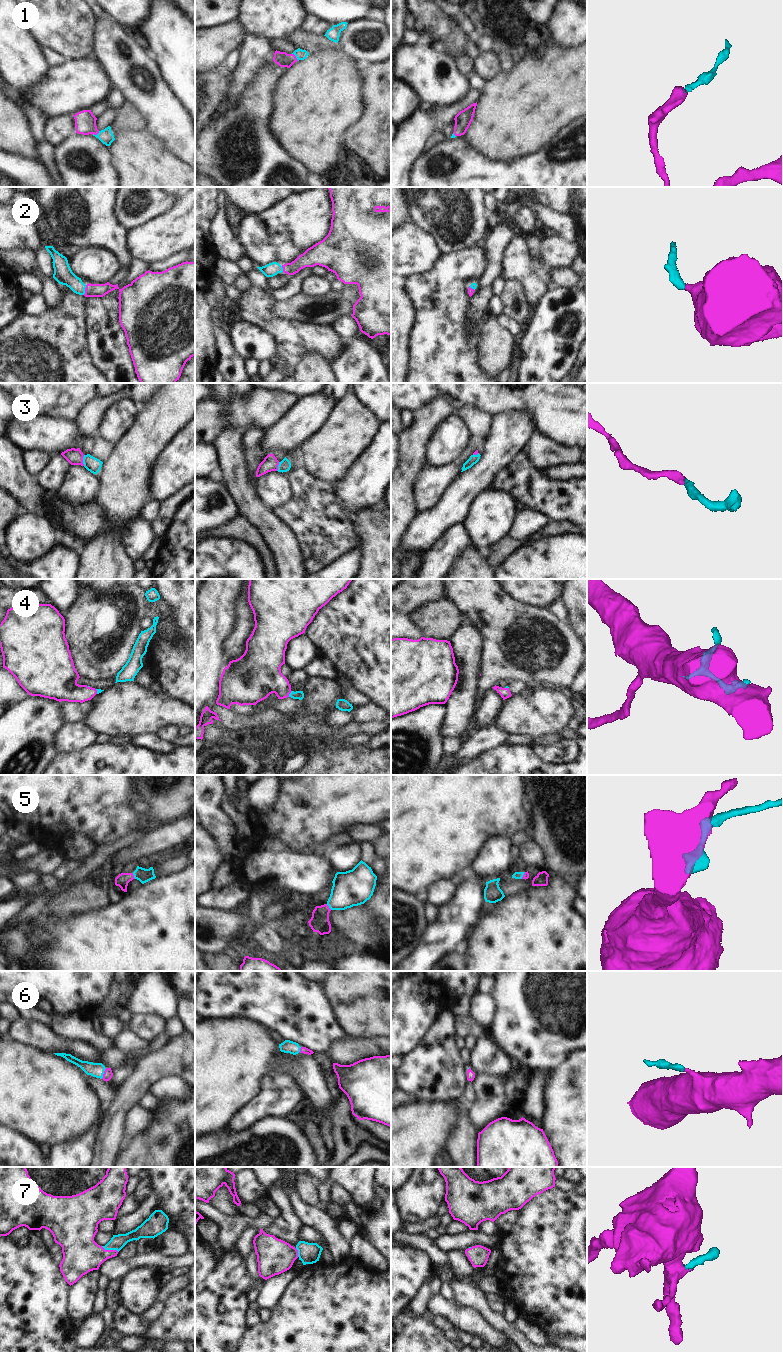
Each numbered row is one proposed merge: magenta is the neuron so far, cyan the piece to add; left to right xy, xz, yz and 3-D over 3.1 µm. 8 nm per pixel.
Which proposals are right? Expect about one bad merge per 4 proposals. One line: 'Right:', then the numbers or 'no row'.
Right: 1, 2, 3, 4, 5, 6, 7

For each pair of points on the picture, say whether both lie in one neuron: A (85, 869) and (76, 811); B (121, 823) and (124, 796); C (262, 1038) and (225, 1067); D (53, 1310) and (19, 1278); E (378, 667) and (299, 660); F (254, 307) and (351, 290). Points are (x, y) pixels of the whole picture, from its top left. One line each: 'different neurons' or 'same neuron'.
A: different neurons
B: same neuron
C: same neuron
D: same neuron
E: different neurons
F: different neurons

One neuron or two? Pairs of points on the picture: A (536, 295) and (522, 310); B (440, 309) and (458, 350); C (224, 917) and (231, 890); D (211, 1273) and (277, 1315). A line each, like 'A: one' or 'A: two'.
A: two
B: one
C: two
D: two

